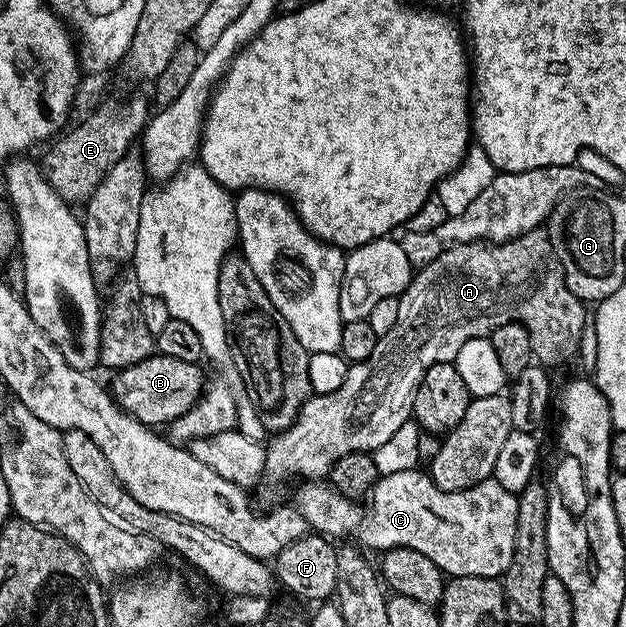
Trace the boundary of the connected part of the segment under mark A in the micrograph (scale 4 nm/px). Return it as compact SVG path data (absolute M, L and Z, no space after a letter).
M540 227L506 242L492 244L489 241L476 241L462 243L461 245L453 245L445 250L444 253L438 255L433 262L421 268L419 272L413 276L412 282L401 292L399 299L398 323L394 323L394 327L390 327L390 331L386 331L386 335L377 337L374 355L370 355L370 359L366 359L365 361L357 361L349 364L346 379L342 383L342 387L338 387L338 391L318 393L309 397L298 411L298 415L292 418L292 424L289 425L287 429L279 430L279 432L273 436L276 438L274 438L272 442L267 442L264 450L264 477L267 478L267 480L288 481L291 477L304 477L300 479L308 483L316 483L321 479L327 478L329 474L331 474L334 463L338 463L338 459L348 457L351 453L368 455L378 447L382 447L386 443L386 439L390 439L390 435L394 435L394 431L398 431L398 427L402 427L402 423L406 423L412 417L412 400L416 394L416 388L422 383L424 372L430 367L434 367L434 363L446 363L447 361L455 362L458 351L462 351L462 343L466 343L466 339L488 337L496 328L502 327L503 324L520 322L528 329L533 358L544 367L553 367L552 365L556 365L559 361L570 356L576 348L575 353L581 348L580 336L584 333L585 302L580 301L574 295L574 291L570 291L566 287L564 271L560 268L559 261L556 260L556 252L552 249L552 240L549 234Z

